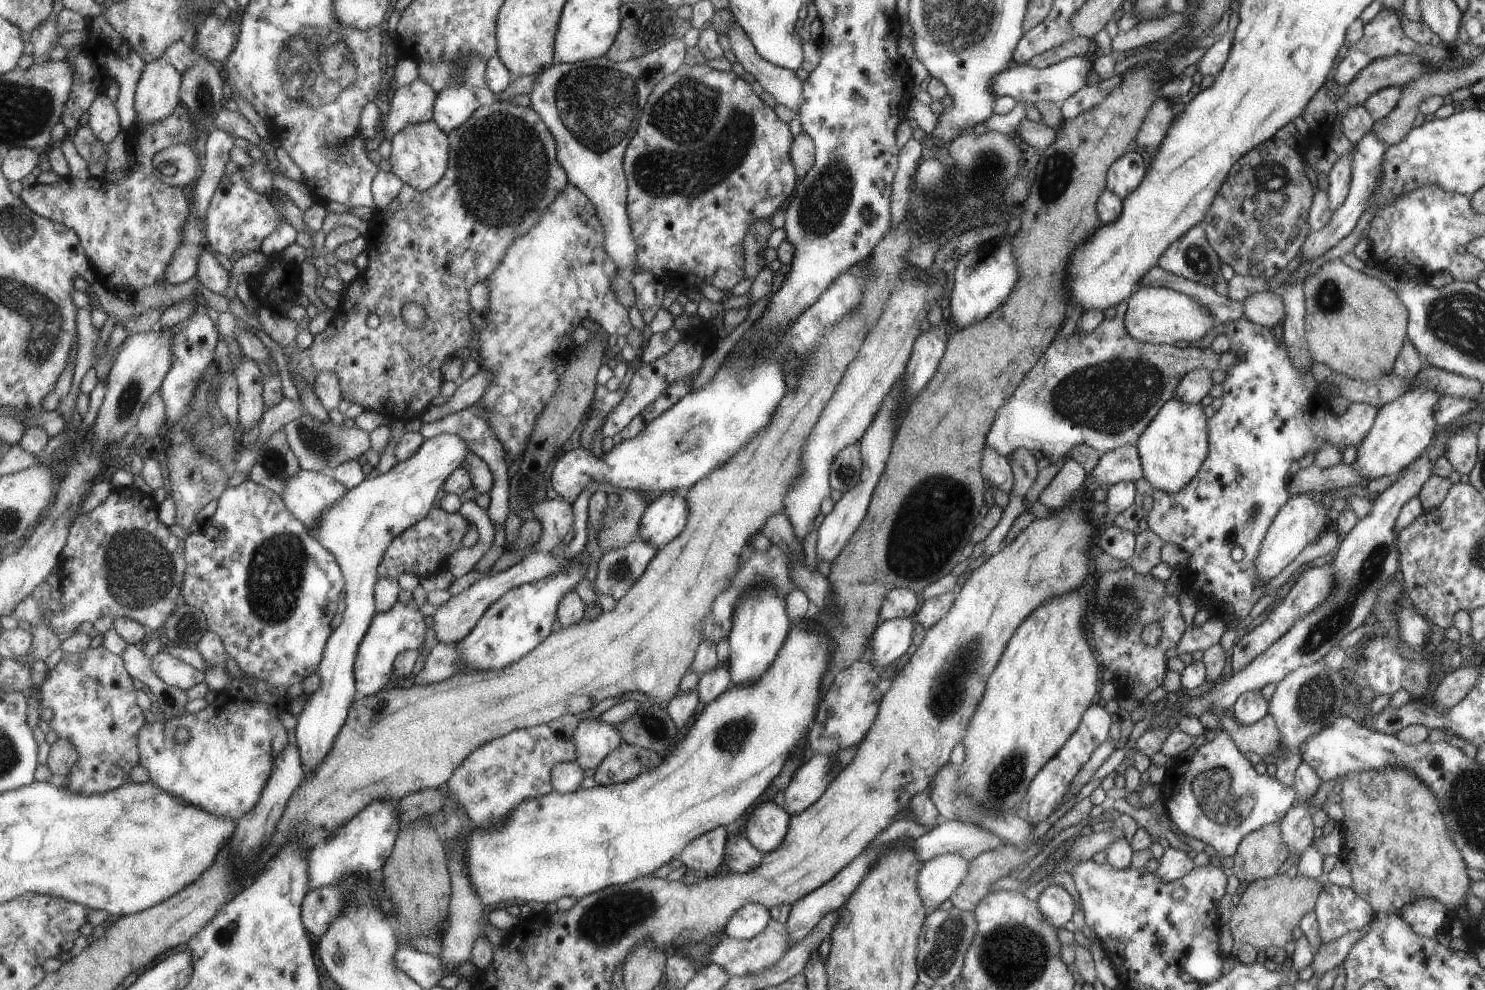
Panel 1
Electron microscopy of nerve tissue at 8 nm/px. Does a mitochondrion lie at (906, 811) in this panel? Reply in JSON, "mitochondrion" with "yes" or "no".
{"mitochondrion":"no"}

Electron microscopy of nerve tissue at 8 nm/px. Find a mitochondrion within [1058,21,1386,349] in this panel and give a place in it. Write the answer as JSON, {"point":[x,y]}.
{"point":[1274,173]}

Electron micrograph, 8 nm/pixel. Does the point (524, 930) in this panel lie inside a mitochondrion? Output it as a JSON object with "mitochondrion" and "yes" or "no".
{"mitochondrion":"no"}

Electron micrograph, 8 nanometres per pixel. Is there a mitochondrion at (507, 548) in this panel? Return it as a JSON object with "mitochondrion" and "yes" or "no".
{"mitochondrion":"no"}

